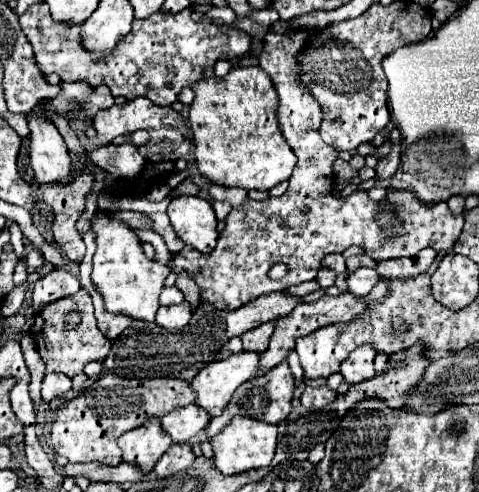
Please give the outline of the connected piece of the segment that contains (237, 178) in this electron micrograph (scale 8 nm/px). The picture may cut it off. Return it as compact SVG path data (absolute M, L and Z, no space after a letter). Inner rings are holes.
M232 67L226 77L212 77L198 81L192 85L194 101L188 109L188 121L194 135L194 151L196 151L196 163L198 171L204 179L216 185L224 187L242 187L246 191L260 189L268 191L274 185L290 179L294 167L296 167L296 155L290 149L290 145L284 141L278 121L276 121L276 89L268 73L260 67Z

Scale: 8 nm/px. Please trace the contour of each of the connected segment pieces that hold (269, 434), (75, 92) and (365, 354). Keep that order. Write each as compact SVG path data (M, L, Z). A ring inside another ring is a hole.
M236 415L232 417L230 425L212 439L212 447L214 447L212 461L218 467L218 471L224 475L236 475L258 467L268 467L276 451L276 435L278 435L276 425Z
M60 83L62 93L52 99L56 109L62 109L72 121L92 119L98 111L114 105L114 97L106 85L90 87L88 83Z
M362 345L362 347L354 349L340 367L344 381L348 385L356 385L360 381L372 379L376 375L374 373L374 355L376 355L376 351L370 345Z

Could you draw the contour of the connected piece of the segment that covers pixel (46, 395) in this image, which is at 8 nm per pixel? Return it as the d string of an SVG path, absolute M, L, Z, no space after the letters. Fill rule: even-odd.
M46 373L42 381L42 399L50 403L54 397L66 397L72 389L72 381L64 373Z

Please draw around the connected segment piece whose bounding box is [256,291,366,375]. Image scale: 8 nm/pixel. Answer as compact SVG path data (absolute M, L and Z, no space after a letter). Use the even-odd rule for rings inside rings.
M340 293L338 297L330 297L330 295L324 295L322 299L314 301L314 303L300 303L294 307L294 311L286 317L280 317L276 321L276 329L274 329L274 335L272 335L272 341L270 341L270 349L260 357L260 373L256 375L264 375L268 369L280 365L282 361L286 361L288 353L294 349L294 339L300 337L300 335L308 335L312 331L316 331L318 327L324 327L324 325L332 325L332 323L344 323L344 321L350 321L354 317L358 317L362 311L364 311L366 303L360 301L360 297L352 295L352 293Z

